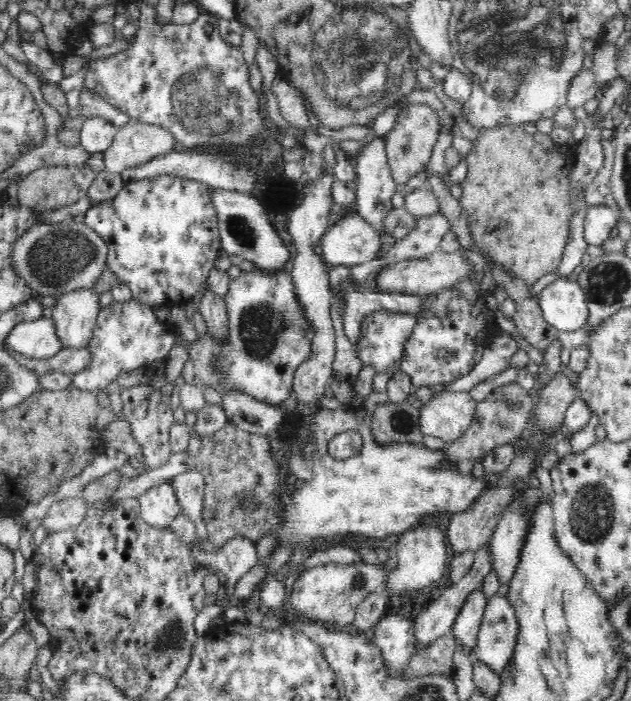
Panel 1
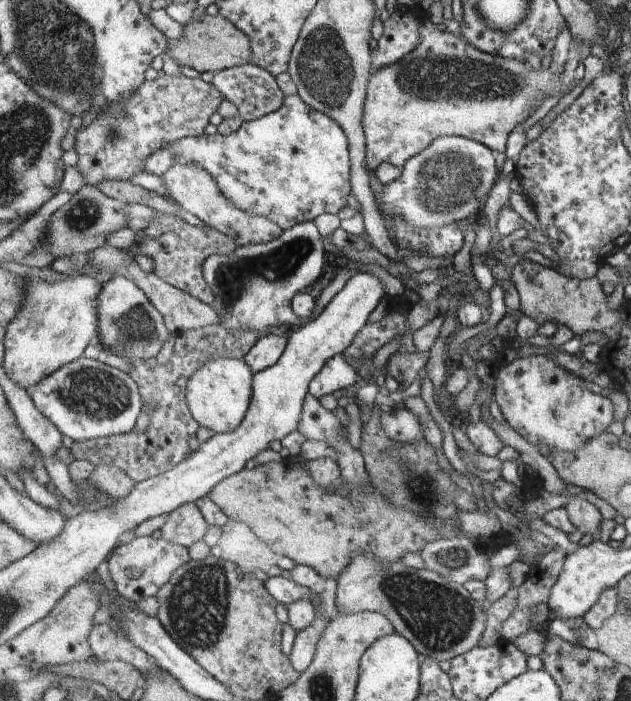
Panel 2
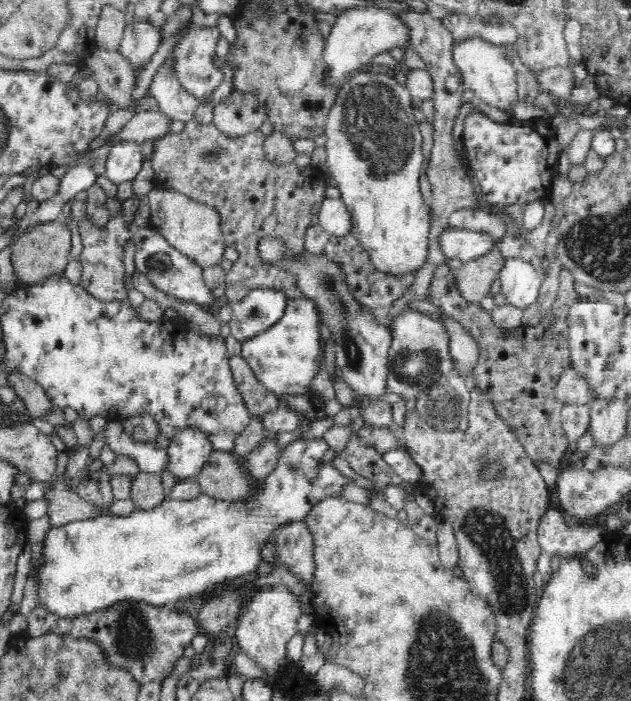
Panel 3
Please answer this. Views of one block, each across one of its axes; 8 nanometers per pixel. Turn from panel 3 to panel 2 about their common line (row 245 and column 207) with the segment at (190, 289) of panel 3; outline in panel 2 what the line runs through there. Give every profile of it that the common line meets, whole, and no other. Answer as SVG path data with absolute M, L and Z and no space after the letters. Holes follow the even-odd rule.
M300 95L289 96L285 98L284 104L279 111L267 114L261 119L255 121L245 121L243 127L230 136L222 136L217 133L214 136L197 136L186 137L181 141L178 141L175 145L168 147L167 150L176 154L176 162L184 164L197 164L204 167L208 172L217 180L221 192L225 194L225 197L235 206L240 207L242 210L255 214L258 216L265 216L275 224L281 226L283 231L294 228L297 224L303 222L313 221L317 216L321 216L323 213L332 213L337 215L337 212L347 205L347 198L349 194L352 195L352 156L351 156L351 142L348 133L344 130L344 126L333 120L332 117L314 110L311 106L308 106L301 98Z

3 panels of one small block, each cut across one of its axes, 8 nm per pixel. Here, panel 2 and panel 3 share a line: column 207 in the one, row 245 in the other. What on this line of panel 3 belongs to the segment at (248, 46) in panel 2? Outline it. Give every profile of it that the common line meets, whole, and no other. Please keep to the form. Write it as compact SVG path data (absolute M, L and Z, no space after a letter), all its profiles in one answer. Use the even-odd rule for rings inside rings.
M61 219L48 222L48 224L40 224L30 228L24 236L18 238L18 242L12 248L11 264L14 267L14 273L20 280L21 285L38 285L48 278L64 274L66 266L71 254L71 230L68 225L64 224Z

